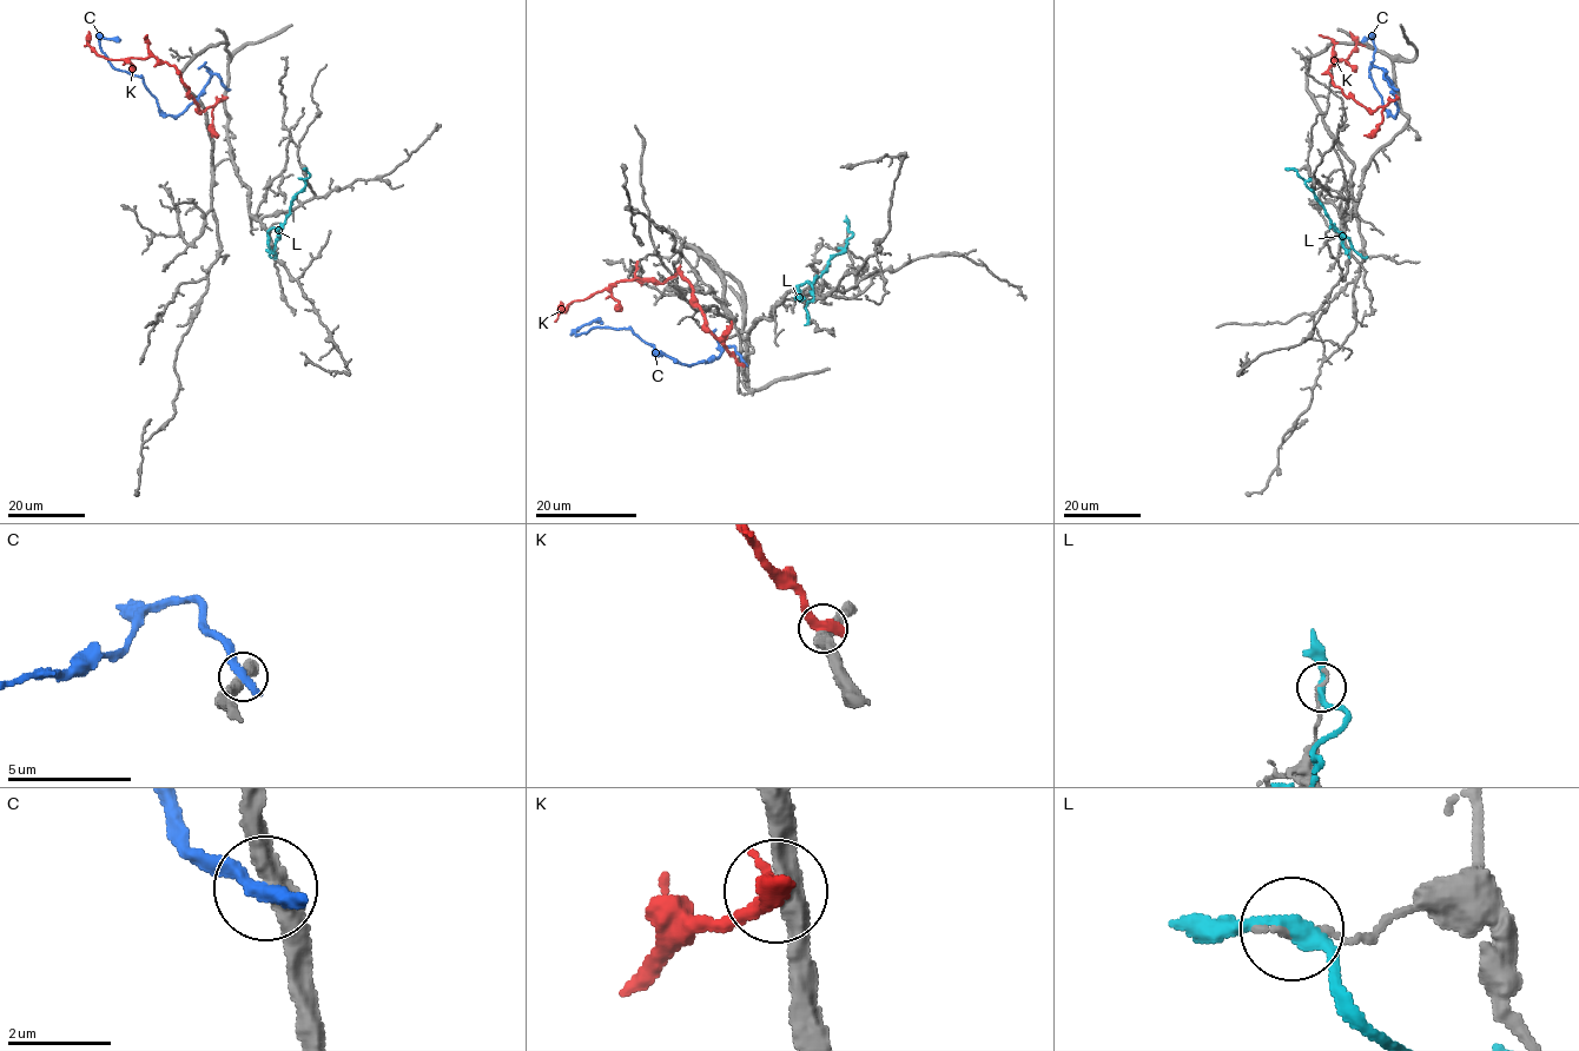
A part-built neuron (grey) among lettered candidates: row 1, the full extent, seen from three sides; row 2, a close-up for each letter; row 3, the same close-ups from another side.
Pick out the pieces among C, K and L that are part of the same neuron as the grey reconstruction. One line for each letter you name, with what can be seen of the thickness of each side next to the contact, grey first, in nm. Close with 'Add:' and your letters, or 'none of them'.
Add: none of them

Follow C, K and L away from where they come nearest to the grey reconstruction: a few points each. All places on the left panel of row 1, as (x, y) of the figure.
C: (226, 88), (213, 73), (183, 112), (166, 114), (141, 78), (116, 70), (100, 48), (101, 38), (120, 41)
K: (224, 98), (202, 111), (173, 66), (153, 57), (103, 57), (88, 44), (88, 31)
L: (305, 169), (310, 176), (305, 186), (295, 196), (289, 215), (278, 230), (272, 258)

